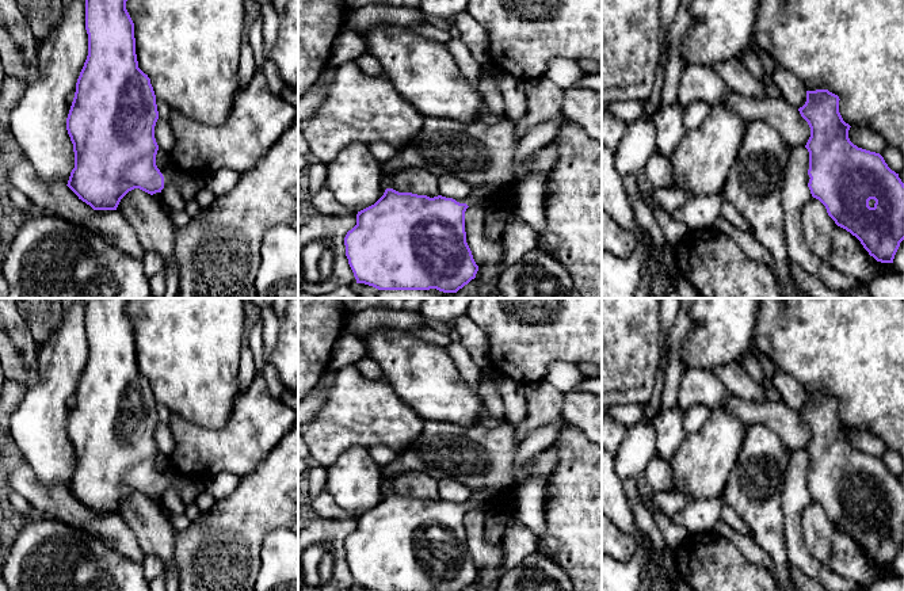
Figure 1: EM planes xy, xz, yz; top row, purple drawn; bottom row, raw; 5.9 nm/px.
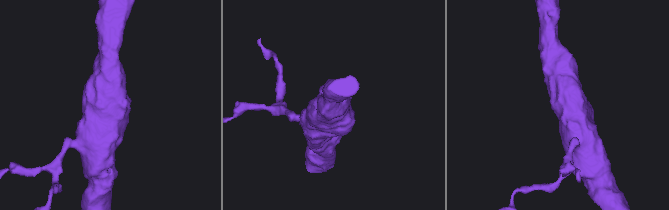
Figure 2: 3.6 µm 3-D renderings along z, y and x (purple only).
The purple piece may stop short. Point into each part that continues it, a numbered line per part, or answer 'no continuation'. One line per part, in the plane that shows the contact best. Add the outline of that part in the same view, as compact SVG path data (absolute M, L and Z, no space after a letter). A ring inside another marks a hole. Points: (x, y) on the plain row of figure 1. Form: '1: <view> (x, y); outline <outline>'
1: xy (182, 484); outline M160 473L160 476L164 480L164 491L168 488L175 488L179 492L184 504L195 502L198 495L194 489L192 484L190 483L188 477L184 477L179 473L172 473L172 474Z

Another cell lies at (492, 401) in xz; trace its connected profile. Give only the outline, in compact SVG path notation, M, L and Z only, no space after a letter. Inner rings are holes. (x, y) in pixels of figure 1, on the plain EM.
M481 371L477 393L482 400L484 409L493 417L499 419L501 423L506 423L507 422L506 408L497 392L497 388L492 380L488 380L482 375L482 371Z

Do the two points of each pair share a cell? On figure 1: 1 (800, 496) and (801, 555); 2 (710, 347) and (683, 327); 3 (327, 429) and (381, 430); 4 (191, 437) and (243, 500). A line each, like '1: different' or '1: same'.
1: same
2: different
3: same
4: different

